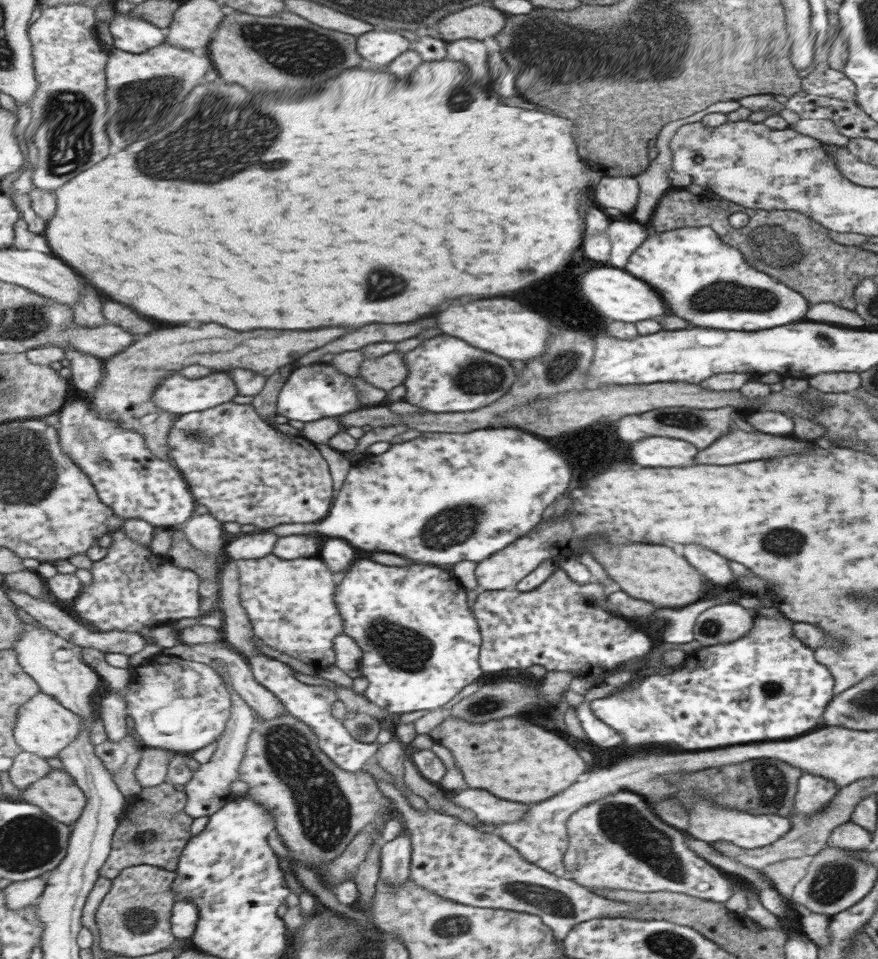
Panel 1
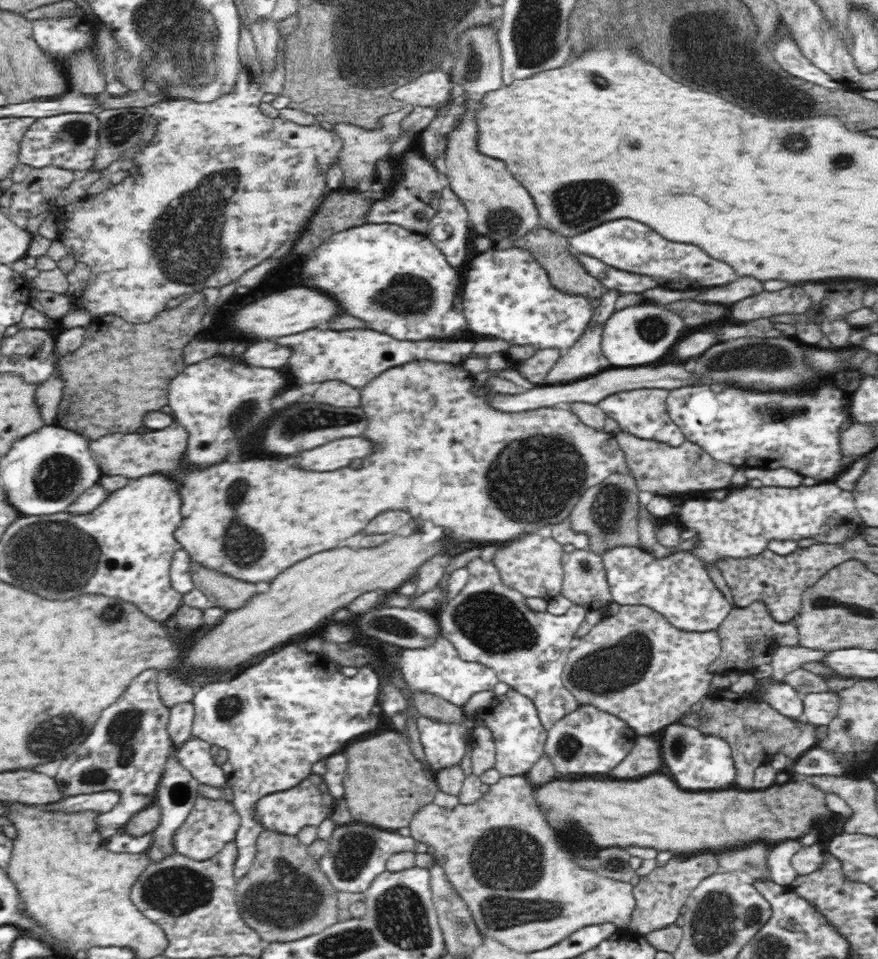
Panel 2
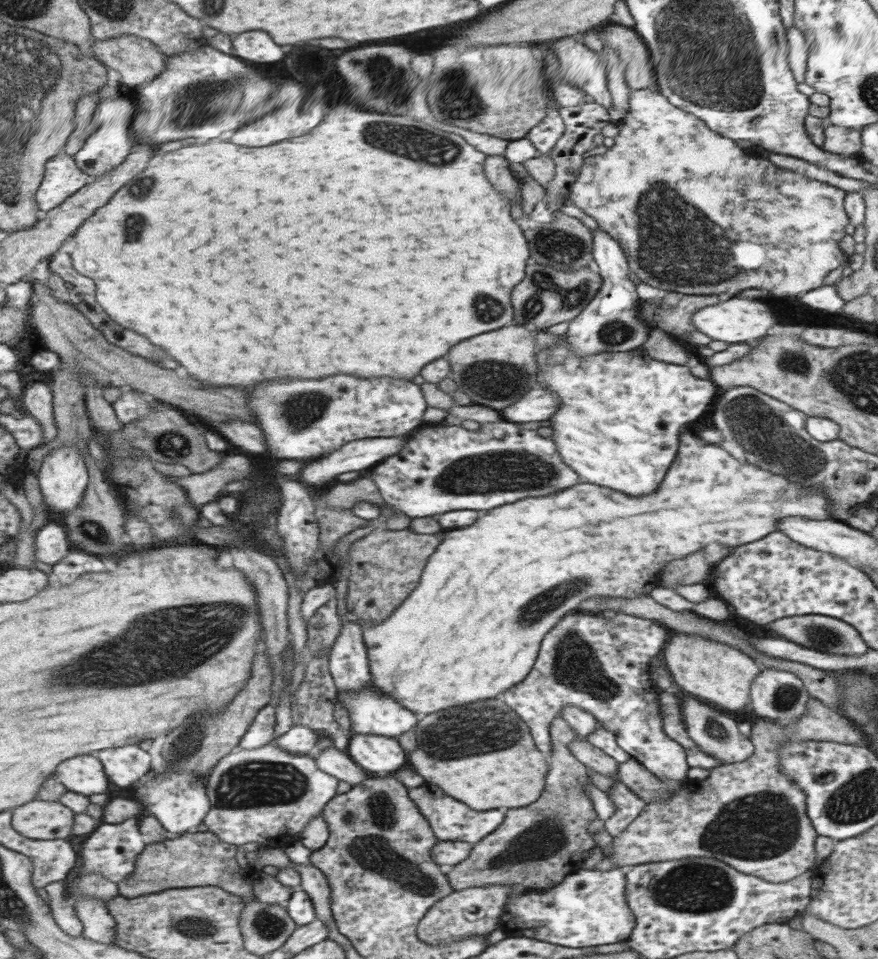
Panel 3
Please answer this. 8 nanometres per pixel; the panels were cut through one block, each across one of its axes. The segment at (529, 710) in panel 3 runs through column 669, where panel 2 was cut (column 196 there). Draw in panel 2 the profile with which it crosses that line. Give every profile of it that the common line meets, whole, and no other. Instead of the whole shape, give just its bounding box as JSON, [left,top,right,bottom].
[54,668,230,831]

